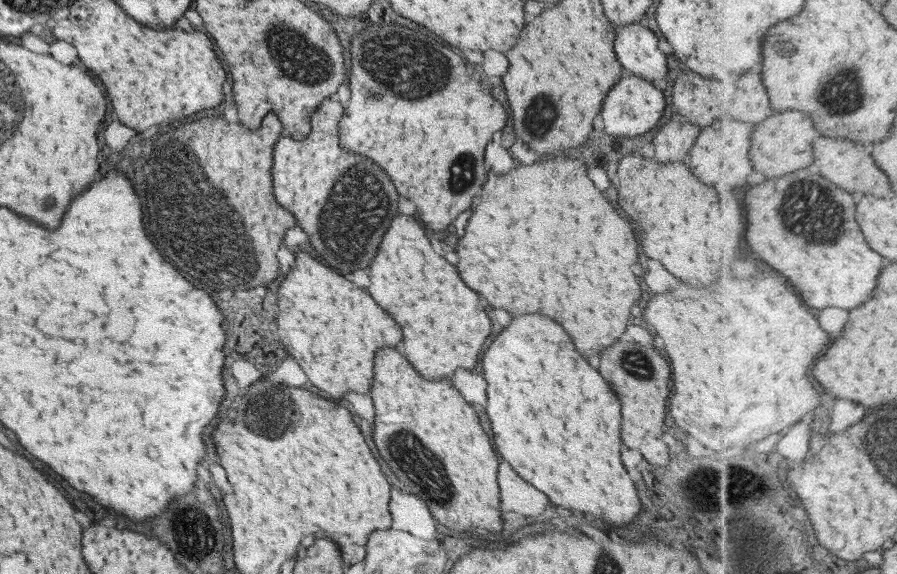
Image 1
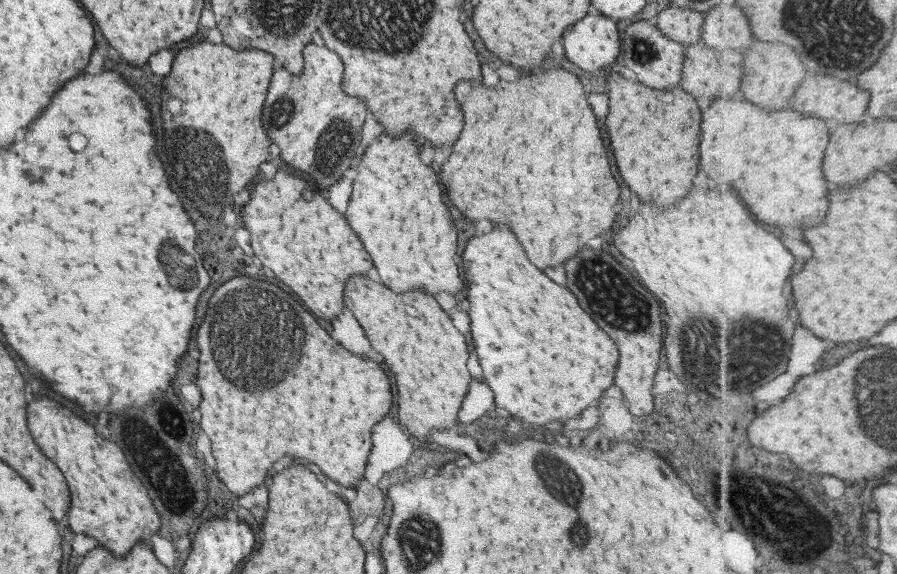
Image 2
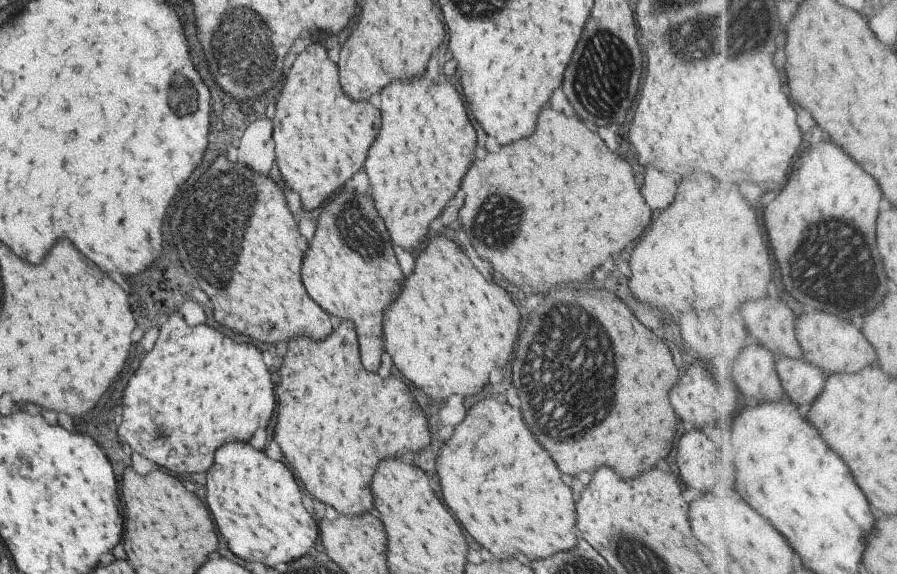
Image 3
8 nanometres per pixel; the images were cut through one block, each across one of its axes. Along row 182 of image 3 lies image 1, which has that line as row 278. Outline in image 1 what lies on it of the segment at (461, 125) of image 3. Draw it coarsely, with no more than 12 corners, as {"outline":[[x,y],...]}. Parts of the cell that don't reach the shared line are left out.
{"outline":[[395,216],[369,296],[425,380],[471,370],[489,336],[479,296]]}

